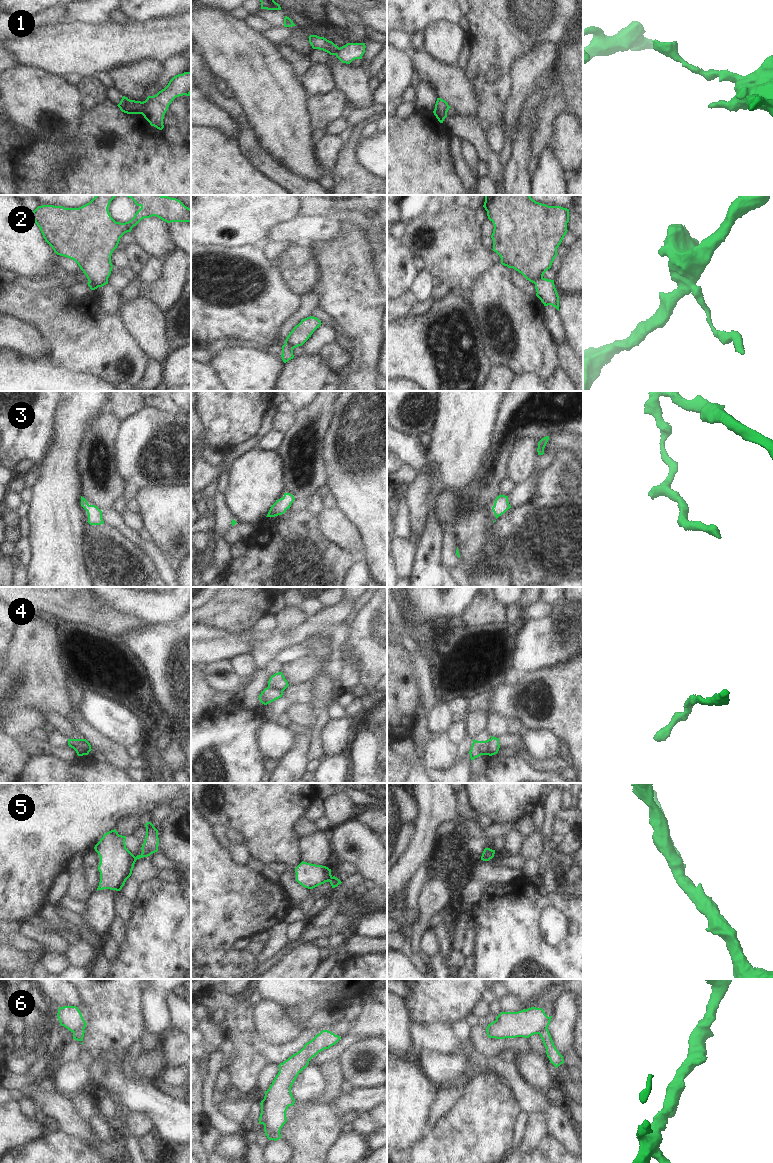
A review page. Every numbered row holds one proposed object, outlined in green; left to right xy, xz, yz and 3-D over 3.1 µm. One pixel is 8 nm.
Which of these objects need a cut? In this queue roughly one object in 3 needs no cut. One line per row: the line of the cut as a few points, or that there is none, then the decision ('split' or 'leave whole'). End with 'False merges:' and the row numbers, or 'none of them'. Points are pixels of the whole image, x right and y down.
1: xy (141, 102), (142, 113) | split
2: yz (542, 277), (534, 283) | split
3: no cut | leave whole
4: yz (490, 739), (488, 754) | split
5: xz (332, 877), (328, 880) | split
6: xy (83, 1029), (78, 1029), (73, 1033) | split
False merges: 1, 2, 4, 5, 6

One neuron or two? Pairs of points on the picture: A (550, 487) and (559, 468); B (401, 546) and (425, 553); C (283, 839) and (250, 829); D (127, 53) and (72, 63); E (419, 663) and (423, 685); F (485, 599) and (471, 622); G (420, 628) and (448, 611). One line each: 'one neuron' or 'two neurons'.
A: one neuron
B: two neurons
C: one neuron
D: one neuron
E: one neuron
F: one neuron
G: one neuron

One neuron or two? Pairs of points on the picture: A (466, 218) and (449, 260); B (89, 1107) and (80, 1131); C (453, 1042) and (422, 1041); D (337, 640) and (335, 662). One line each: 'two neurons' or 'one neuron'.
A: one neuron
B: two neurons
C: one neuron
D: one neuron

